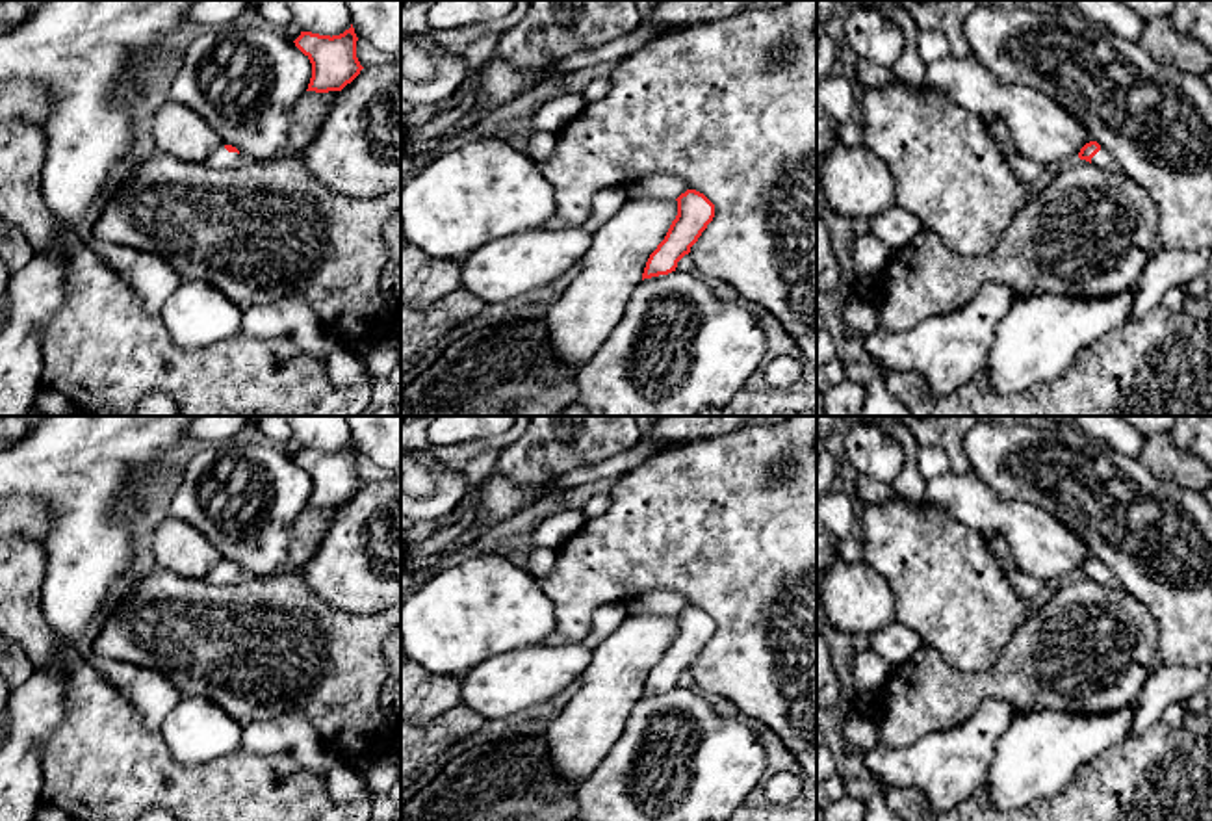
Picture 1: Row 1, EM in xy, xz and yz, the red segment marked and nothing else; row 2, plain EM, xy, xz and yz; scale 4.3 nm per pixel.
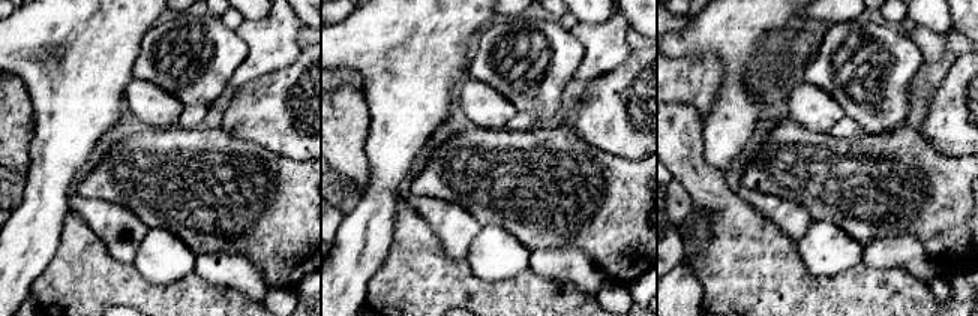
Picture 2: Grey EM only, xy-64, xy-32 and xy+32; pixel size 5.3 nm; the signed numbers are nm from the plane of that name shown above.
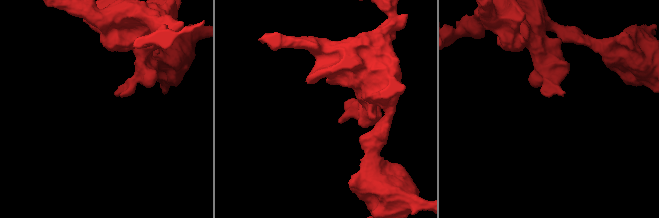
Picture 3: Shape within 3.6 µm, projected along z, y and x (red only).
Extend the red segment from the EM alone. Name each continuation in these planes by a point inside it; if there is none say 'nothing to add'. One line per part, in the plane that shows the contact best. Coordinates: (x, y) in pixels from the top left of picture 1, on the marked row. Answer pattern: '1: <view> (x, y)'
1: xy (221, 158)

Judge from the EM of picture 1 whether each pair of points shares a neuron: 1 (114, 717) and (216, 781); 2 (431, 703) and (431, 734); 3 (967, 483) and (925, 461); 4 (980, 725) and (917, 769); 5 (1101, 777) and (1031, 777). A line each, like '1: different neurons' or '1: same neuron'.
1: same neuron
2: different neurons
3: different neurons
4: same neuron
5: different neurons

